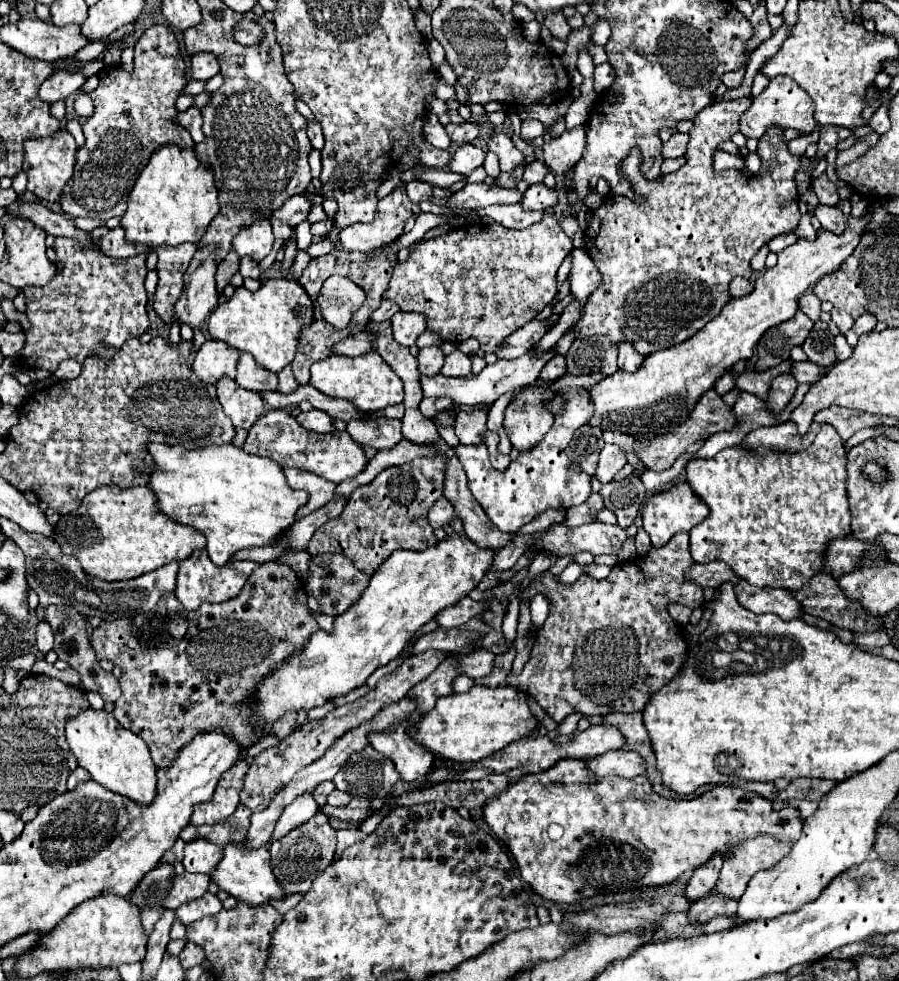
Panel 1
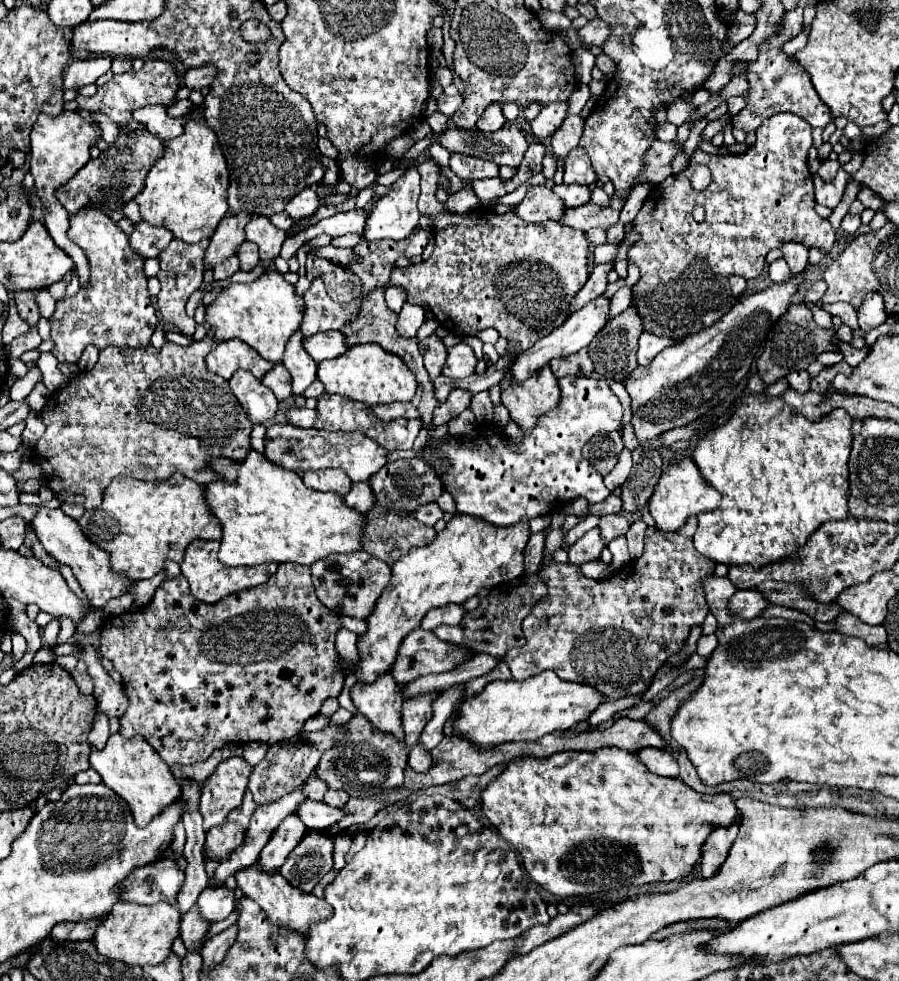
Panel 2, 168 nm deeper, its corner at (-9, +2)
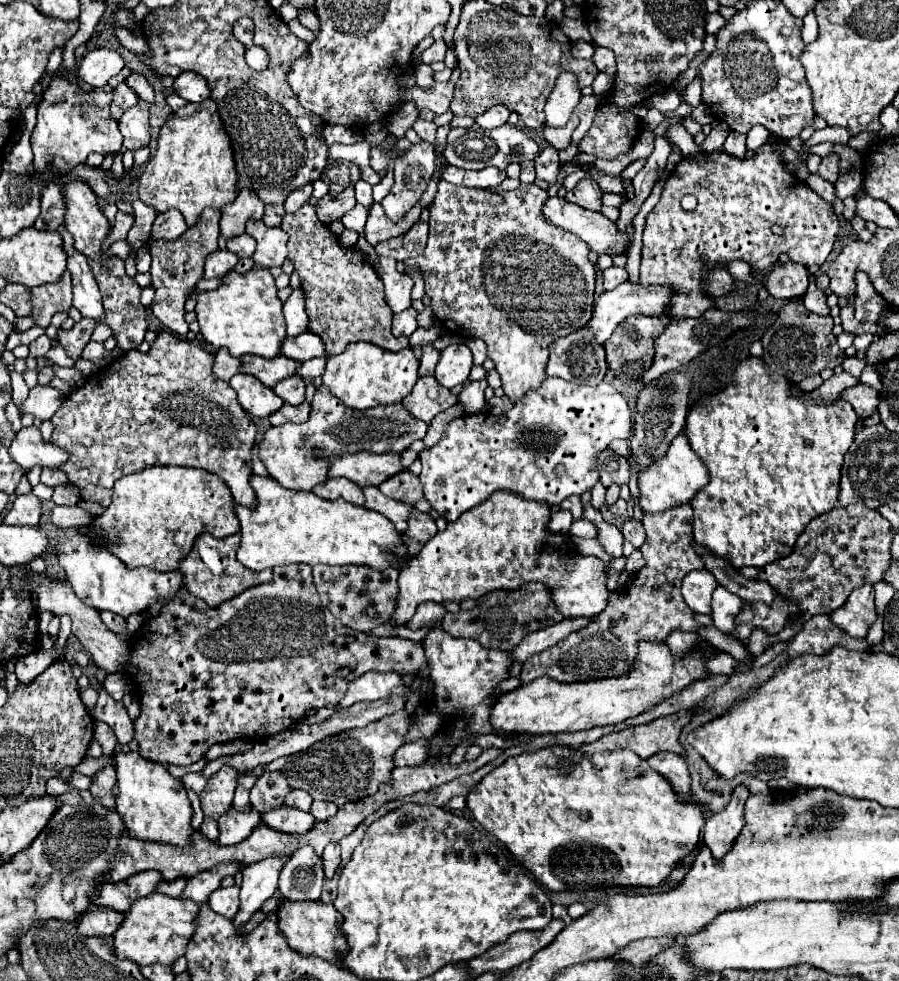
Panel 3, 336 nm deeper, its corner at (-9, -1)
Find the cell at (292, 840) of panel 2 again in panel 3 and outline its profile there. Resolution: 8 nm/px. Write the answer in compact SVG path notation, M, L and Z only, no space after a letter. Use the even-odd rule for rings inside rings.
M280 854L274 858L260 860L256 864L250 864L242 870L244 882L240 892L240 910L234 918L234 926L242 926L250 920L250 916L260 910L262 902L268 900L278 890L278 876L282 866L288 862L288 854Z

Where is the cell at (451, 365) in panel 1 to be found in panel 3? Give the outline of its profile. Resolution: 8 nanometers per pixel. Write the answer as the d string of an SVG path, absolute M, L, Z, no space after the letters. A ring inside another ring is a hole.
M450 344L442 350L440 362L436 366L436 380L444 388L460 386L468 378L472 366L474 362L470 348L466 344Z

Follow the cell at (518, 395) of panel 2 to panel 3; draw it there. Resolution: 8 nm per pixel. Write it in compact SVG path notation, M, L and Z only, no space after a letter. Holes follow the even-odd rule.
M440 178L438 182L438 192L436 198L430 206L430 236L428 236L428 246L424 250L422 256L414 258L414 260L406 260L406 272L410 266L420 266L422 268L422 276L426 282L426 294L432 298L432 310L438 316L438 320L442 322L442 326L452 332L460 332L466 338L482 338L488 346L488 358L494 360L496 370L500 374L502 380L502 388L504 394L512 400L512 402L520 402L530 390L538 390L542 386L542 382L546 380L546 364L548 364L548 348L552 342L556 342L562 336L568 336L570 332L576 332L580 328L586 326L586 322L592 316L592 308L594 308L594 282L596 282L596 272L594 272L594 264L588 260L588 244L584 240L578 240L578 236L574 236L572 232L566 232L562 228L550 228L550 224L546 224L546 220L542 220L540 208L542 202L546 200L546 190L538 188L536 184L520 184L516 190L510 190L506 194L490 194L488 190L482 188L466 188L466 186L454 186L446 180Z

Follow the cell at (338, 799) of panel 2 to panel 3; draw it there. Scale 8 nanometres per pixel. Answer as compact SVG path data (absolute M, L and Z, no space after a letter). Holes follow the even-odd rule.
M324 800L314 802L312 808L310 808L310 814L312 814L316 820L328 820L328 818L332 818L336 812L338 812L338 806L336 806L334 802L324 802Z

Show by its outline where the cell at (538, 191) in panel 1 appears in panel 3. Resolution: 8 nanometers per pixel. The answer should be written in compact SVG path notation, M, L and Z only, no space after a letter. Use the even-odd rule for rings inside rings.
M582 180L576 184L574 190L566 192L568 202L574 202L586 210L596 210L596 212L600 210L600 204L602 204L600 196L602 196L602 190L594 180Z

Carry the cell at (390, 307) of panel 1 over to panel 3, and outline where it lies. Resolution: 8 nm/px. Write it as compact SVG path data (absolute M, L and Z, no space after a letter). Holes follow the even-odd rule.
M380 258L382 264L382 280L386 286L386 302L392 312L402 312L410 306L410 292L412 292L412 278L408 274L400 274L396 270L396 260Z

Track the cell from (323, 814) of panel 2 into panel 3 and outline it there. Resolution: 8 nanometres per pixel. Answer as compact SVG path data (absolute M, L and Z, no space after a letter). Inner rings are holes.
M282 806L278 810L270 810L262 814L262 822L274 830L282 830L288 834L304 834L306 830L314 828L316 820L310 812L292 808L292 806Z

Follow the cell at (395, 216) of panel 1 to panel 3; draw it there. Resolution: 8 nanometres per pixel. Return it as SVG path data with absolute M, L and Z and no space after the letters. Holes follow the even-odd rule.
M428 142L412 146L394 160L394 186L382 200L382 208L392 222L400 222L418 204L436 168L434 146Z

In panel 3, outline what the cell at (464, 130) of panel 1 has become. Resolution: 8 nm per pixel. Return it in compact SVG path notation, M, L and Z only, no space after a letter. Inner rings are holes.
M498 104L498 106L488 108L484 114L480 114L480 116L476 118L476 124L478 124L480 128L498 128L498 126L506 124L508 114L510 114L510 110L508 110L506 106L502 106L502 104Z

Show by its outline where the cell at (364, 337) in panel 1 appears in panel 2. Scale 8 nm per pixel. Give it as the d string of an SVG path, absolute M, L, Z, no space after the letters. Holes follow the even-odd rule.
M316 333L314 337L306 337L302 341L306 353L316 361L324 361L324 359L334 359L338 355L342 355L348 347L344 341L344 335L338 333Z

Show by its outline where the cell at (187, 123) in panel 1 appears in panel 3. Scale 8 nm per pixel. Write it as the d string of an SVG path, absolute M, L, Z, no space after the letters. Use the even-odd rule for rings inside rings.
M144 100L138 102L138 106L130 108L120 120L118 120L120 132L124 136L124 146L128 150L138 150L150 142L150 130L148 130L148 104Z

